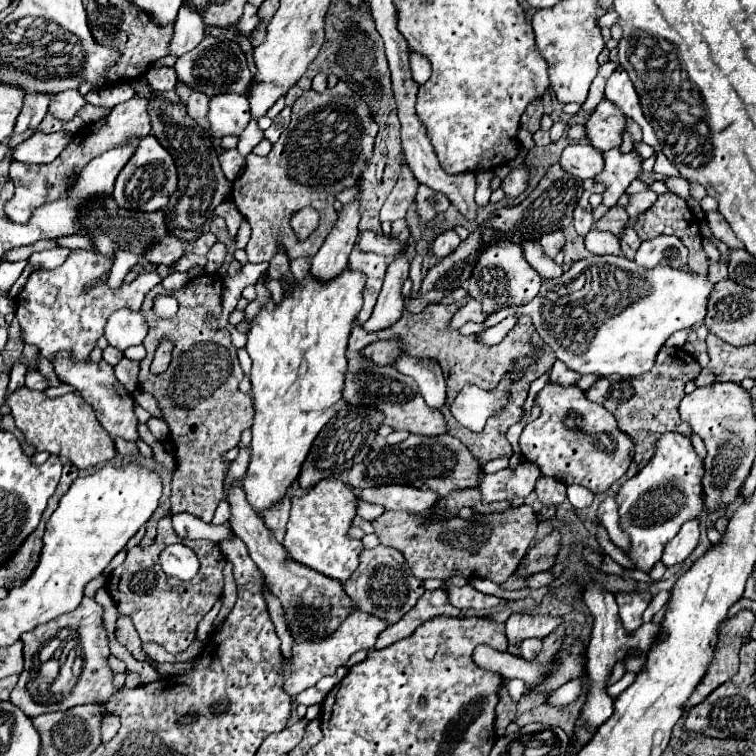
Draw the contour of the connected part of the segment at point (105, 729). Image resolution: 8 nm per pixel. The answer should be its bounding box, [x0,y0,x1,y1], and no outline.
[101,713,120,743]

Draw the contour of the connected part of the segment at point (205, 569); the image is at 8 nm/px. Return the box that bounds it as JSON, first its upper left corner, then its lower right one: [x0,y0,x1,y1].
[106,515,226,653]

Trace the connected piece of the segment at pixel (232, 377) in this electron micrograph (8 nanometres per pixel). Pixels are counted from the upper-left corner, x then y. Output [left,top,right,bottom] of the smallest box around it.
[138,275,252,523]

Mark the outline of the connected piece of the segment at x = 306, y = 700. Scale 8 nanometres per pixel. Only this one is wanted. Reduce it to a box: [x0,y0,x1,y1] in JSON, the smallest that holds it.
[294,687,326,707]

